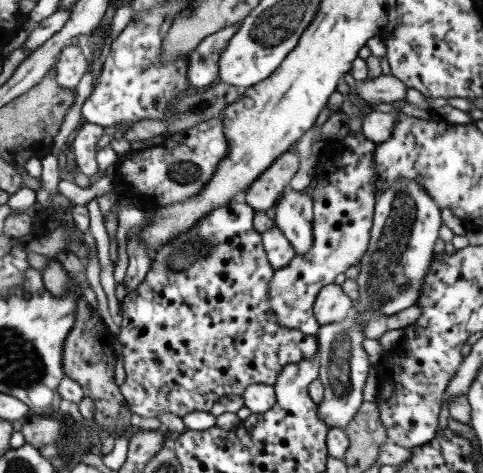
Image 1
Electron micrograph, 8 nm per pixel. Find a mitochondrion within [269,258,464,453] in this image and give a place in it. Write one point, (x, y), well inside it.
(339, 375)

